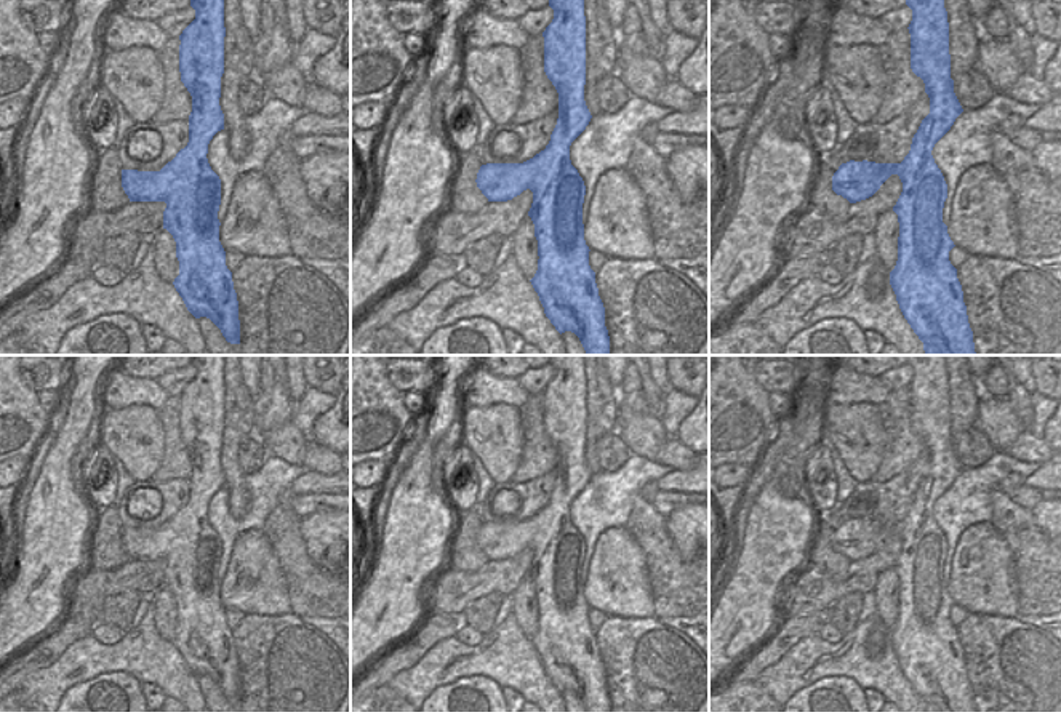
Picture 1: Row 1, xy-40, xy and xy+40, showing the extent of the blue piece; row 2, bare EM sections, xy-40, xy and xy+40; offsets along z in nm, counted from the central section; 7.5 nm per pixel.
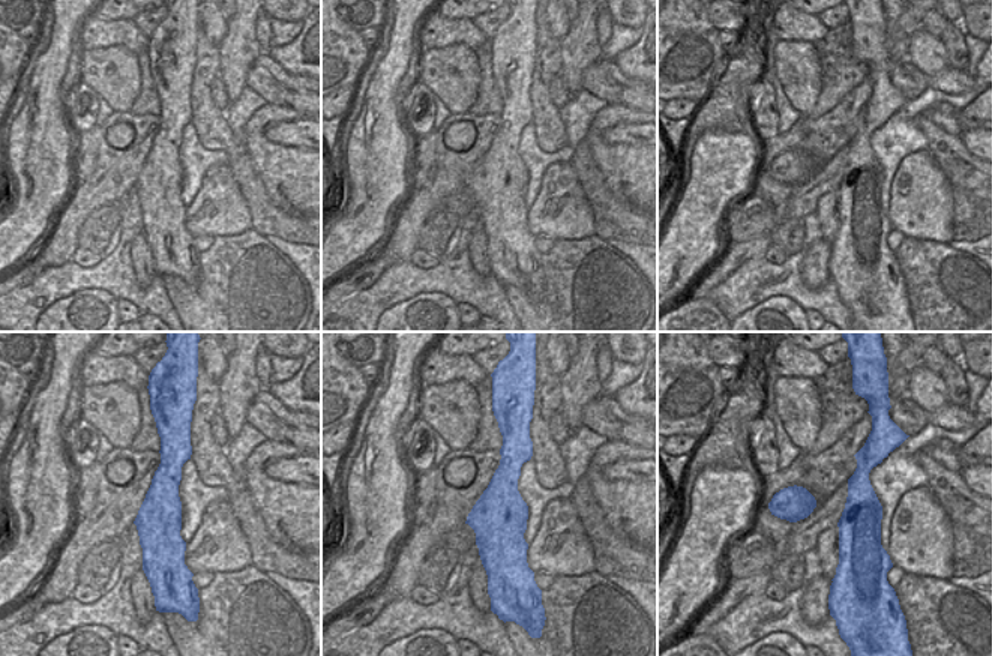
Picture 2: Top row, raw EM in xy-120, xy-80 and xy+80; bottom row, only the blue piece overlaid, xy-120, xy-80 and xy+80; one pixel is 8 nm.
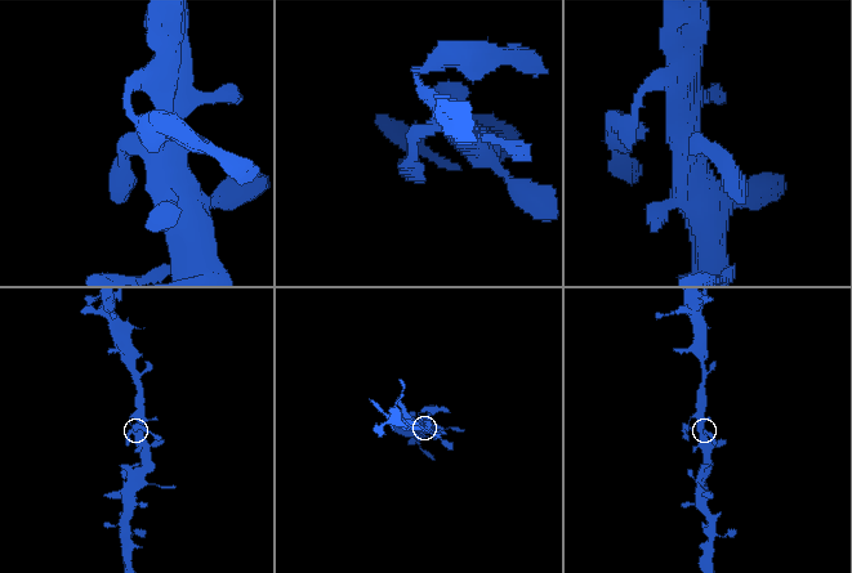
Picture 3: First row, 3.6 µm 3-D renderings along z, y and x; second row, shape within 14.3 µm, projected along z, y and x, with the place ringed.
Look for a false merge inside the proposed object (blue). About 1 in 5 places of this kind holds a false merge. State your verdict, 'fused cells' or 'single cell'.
single cell

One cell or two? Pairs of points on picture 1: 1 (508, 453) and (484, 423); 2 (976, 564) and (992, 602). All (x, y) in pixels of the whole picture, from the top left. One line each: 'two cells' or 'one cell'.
1: one cell
2: one cell

